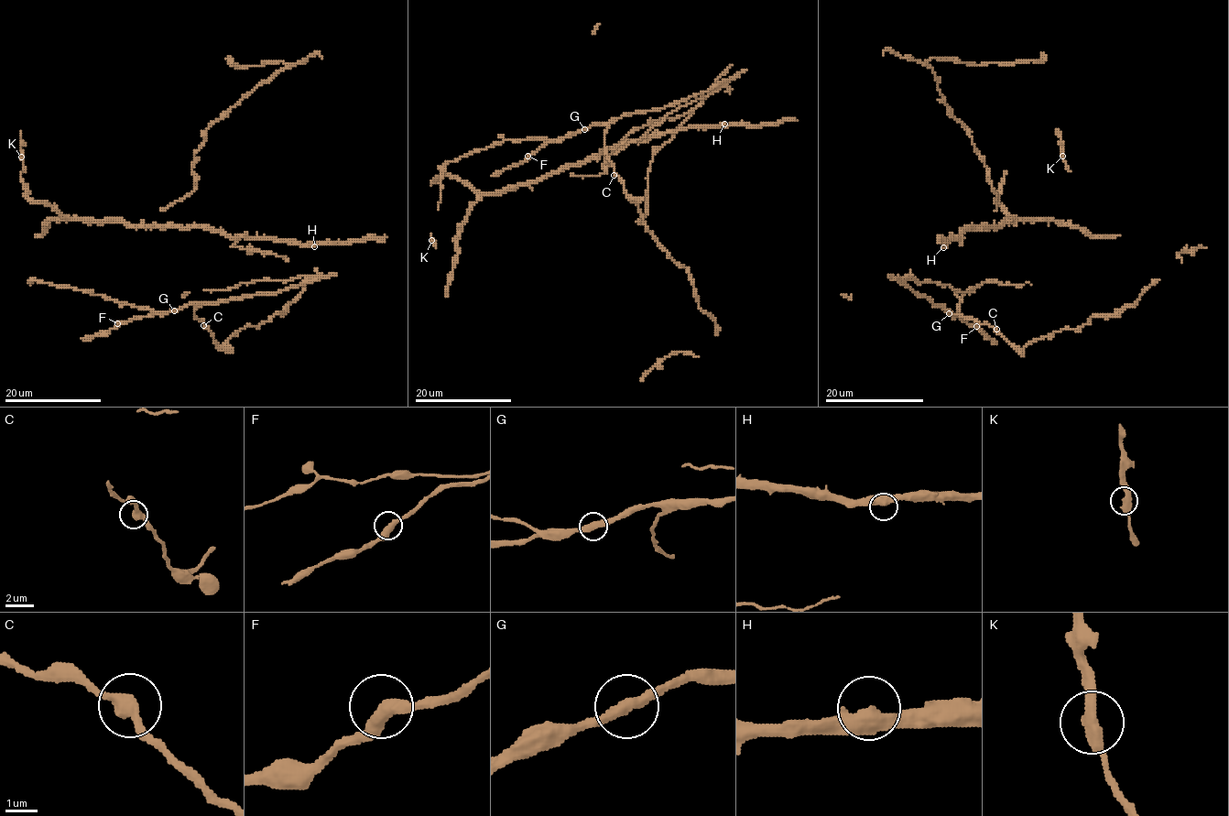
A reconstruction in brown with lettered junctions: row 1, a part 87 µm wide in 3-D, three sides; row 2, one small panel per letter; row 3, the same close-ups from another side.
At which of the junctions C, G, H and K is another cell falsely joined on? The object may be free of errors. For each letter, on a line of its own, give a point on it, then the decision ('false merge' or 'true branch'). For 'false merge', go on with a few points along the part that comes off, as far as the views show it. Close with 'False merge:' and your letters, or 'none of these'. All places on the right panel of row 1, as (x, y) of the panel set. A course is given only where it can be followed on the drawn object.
C: (996, 329) | true branch
G: (949, 313) | true branch
H: (943, 247) | true branch
K: (1062, 156) | true branch
False merge: none of these

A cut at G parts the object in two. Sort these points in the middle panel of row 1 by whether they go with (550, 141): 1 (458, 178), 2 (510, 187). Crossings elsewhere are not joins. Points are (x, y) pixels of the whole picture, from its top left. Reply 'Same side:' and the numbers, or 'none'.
Same side: none

